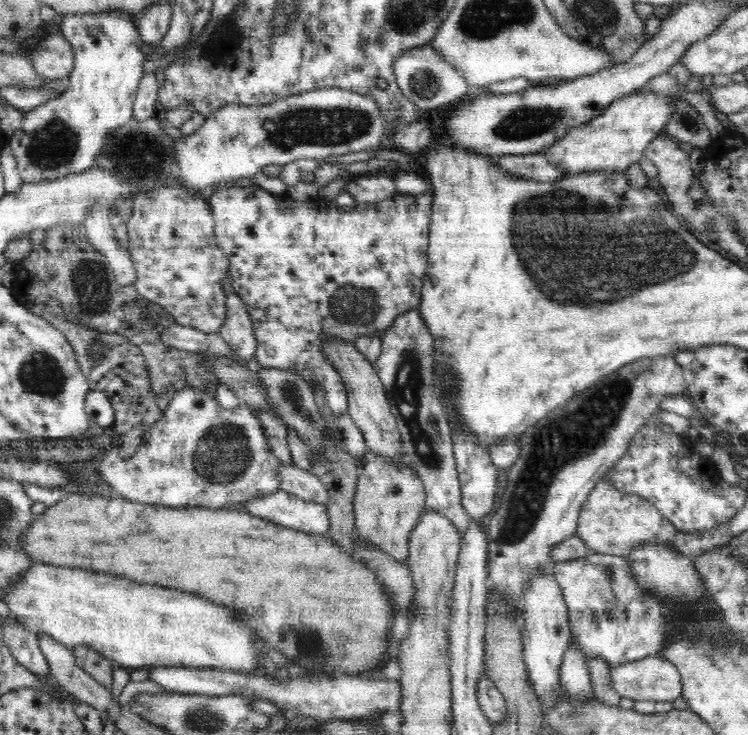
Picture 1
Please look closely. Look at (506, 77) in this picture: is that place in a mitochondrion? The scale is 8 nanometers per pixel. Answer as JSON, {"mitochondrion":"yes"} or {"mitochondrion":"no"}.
{"mitochondrion":"no"}

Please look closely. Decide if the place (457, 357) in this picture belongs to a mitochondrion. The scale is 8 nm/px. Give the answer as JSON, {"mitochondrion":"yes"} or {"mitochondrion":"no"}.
{"mitochondrion":"no"}

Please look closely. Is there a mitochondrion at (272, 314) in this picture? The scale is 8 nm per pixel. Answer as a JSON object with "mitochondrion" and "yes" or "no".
{"mitochondrion":"no"}

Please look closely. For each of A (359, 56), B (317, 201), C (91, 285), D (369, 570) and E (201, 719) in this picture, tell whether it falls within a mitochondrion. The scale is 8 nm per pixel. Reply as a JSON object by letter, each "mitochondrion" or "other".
{"A":"other","B":"other","C":"mitochondrion","D":"other","E":"mitochondrion"}

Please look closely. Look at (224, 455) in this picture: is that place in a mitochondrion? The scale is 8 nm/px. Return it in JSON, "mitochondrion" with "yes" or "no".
{"mitochondrion":"yes"}

